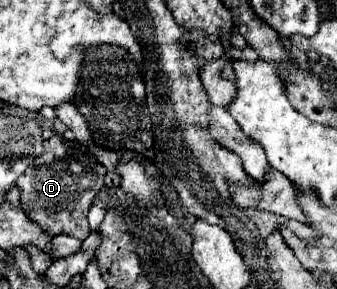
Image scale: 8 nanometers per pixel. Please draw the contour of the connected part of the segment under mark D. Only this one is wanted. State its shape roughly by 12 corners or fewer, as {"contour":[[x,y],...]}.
{"contour":[[45,142],[17,188],[31,220],[85,240],[93,154]]}

